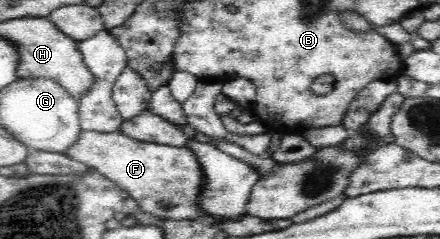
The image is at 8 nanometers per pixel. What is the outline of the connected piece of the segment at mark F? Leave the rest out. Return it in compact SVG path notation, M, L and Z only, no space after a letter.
M121 130L110 133L83 131L65 154L101 173L120 189L127 191L142 212L163 220L206 220L199 208L199 197L205 186L198 158L188 147L172 147L138 141Z

